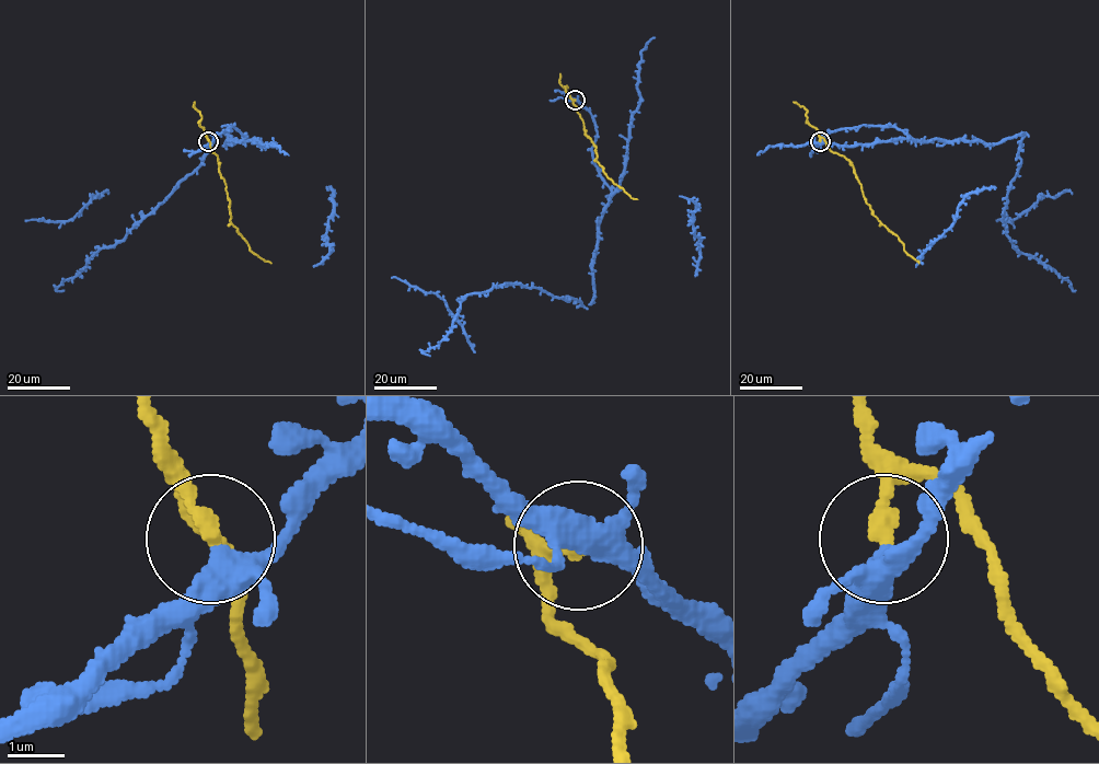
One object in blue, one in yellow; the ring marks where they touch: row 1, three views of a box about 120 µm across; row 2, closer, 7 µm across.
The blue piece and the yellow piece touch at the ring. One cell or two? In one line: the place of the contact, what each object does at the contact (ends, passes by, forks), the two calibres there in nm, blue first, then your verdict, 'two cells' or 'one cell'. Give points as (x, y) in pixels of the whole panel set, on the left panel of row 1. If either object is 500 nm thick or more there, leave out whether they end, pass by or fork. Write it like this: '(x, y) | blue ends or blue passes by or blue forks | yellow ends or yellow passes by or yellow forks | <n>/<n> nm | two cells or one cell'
(208, 141) | blue forks | yellow ends | 320/300 nm | two cells

